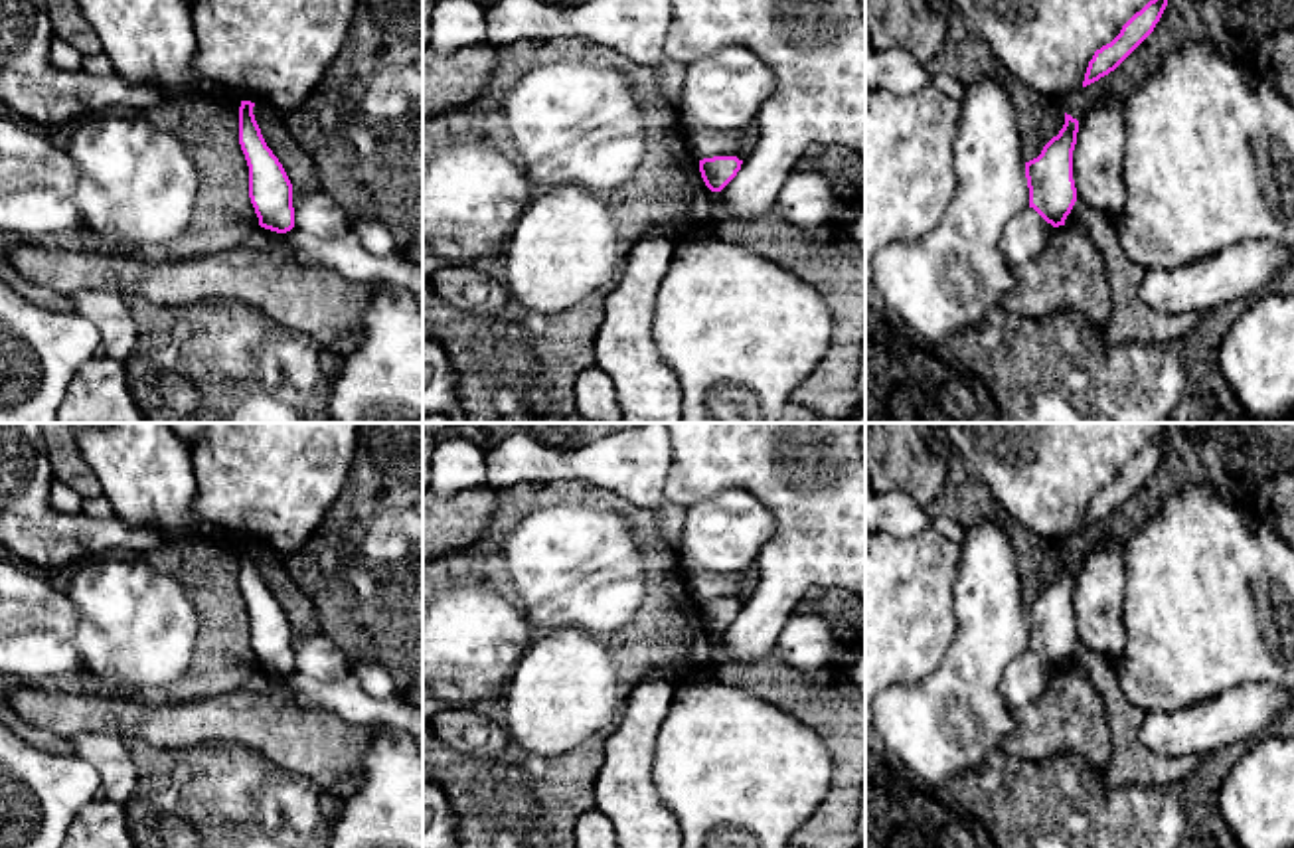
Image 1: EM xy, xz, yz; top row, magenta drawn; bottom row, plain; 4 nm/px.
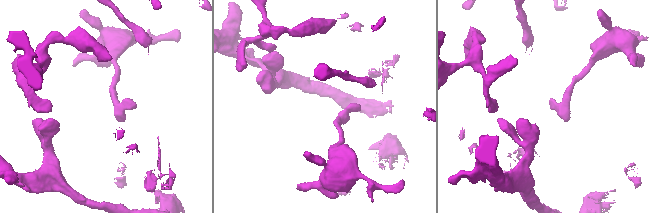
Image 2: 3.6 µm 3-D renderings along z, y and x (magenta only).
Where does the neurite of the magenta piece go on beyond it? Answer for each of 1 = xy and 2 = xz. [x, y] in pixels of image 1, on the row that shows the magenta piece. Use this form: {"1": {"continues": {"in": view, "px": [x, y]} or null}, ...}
{"1": {"continues": null}, "2": {"continues": null}}

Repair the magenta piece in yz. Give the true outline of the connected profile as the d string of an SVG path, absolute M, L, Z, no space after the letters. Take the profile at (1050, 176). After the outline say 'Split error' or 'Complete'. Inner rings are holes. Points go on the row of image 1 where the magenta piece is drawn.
M1065 113L1065 125L1041 150L1025 162L1029 208L1053 227L1065 225L1077 202L1073 180L1073 150L1077 144L1079 121Z. Complete

